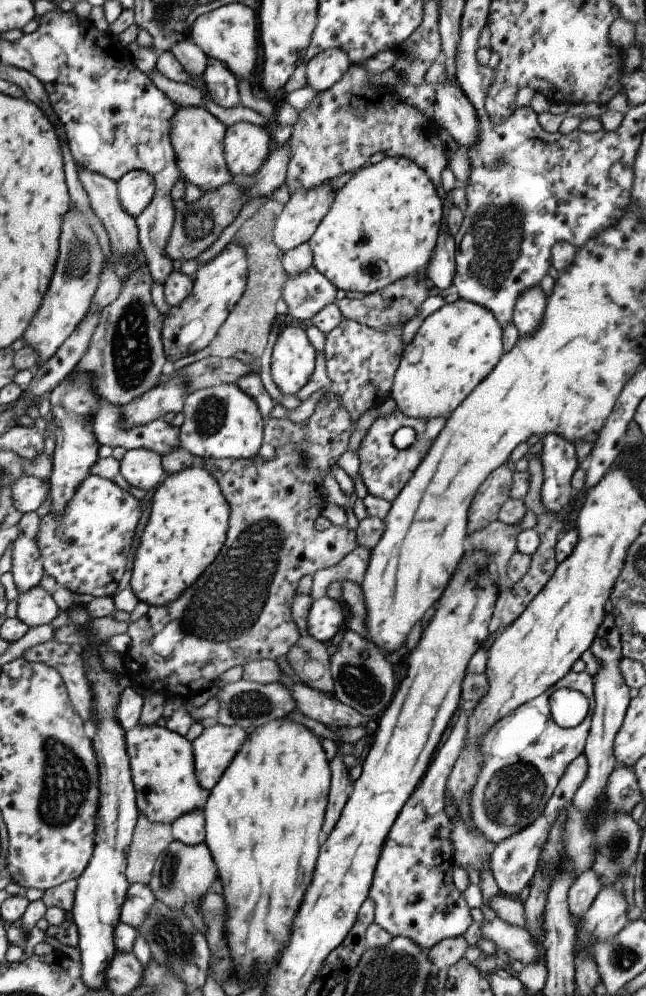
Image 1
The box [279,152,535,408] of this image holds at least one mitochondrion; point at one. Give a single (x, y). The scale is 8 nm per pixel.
(497, 234)

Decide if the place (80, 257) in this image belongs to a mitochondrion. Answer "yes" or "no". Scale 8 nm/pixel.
yes

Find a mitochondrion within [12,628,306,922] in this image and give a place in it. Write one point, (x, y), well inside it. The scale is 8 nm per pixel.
(64, 783)

